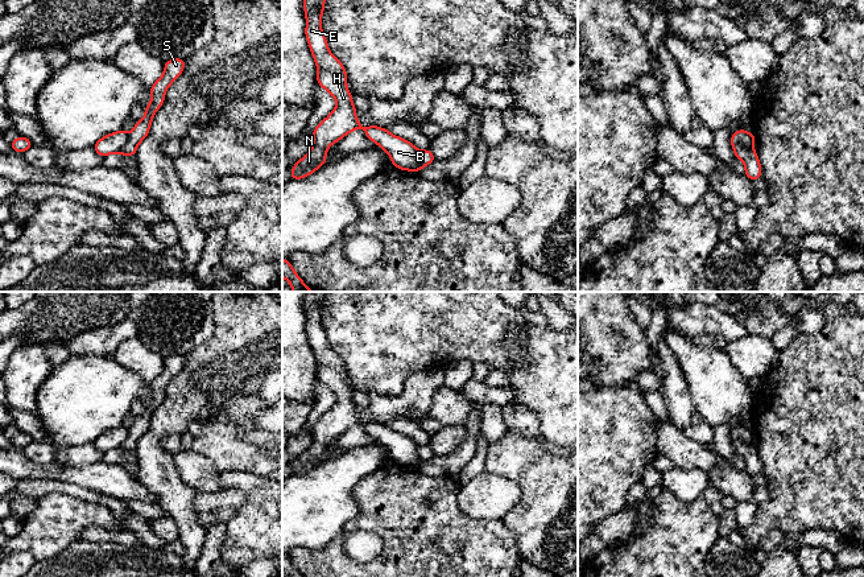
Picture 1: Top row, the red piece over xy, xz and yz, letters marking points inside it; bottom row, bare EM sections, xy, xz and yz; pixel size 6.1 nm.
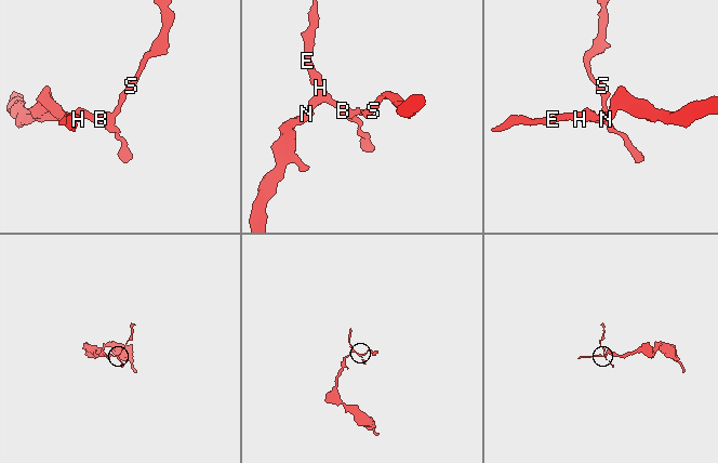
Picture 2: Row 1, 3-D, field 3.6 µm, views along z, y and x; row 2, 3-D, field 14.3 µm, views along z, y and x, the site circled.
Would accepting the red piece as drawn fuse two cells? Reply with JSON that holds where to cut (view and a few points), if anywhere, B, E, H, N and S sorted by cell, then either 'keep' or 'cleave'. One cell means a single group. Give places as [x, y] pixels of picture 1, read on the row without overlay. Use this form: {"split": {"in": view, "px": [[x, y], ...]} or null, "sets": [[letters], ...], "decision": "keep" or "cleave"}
{"split": {"in": "yz", "px": [[732, 441], [741, 440], [751, 444]]}, "sets": [["B", "E", "H", "N"], ["S"]], "decision": "cleave"}

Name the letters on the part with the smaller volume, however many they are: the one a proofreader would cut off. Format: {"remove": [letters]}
{"remove": ["S"]}

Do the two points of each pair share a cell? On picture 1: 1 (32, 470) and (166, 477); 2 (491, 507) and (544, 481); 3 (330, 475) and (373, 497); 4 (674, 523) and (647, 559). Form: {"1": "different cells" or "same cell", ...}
{"1": "different cells", "2": "different cells", "3": "different cells", "4": "same cell"}

